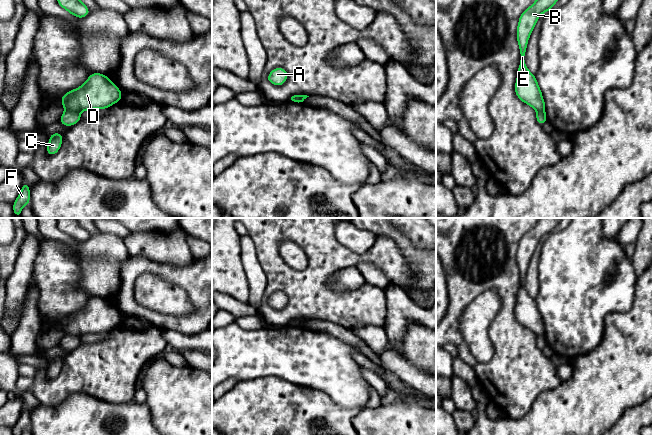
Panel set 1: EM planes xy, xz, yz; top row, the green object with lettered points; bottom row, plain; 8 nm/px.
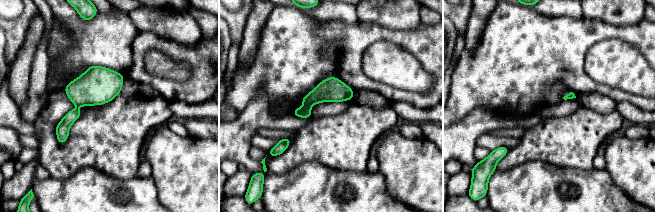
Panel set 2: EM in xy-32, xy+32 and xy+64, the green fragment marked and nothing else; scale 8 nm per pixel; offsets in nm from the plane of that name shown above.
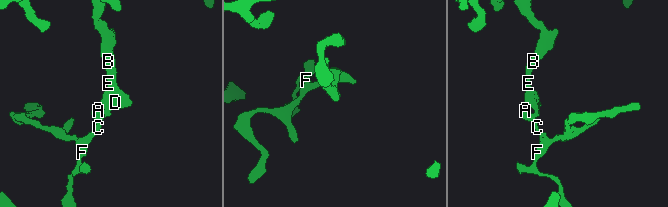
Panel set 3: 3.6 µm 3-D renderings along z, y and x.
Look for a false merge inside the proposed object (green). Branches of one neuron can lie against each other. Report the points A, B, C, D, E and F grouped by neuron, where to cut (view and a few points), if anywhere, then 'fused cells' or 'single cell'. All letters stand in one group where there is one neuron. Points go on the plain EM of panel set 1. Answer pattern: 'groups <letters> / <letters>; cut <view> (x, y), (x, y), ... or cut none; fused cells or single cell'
groups A C F / B D E; cut xy (66, 333), (79, 336); fused cells

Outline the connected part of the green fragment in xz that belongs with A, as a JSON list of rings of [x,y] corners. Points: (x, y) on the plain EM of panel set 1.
[[[279,291],[279,292],[273,293],[269,297],[267,304],[271,308],[280,310],[286,306],[287,302],[288,302],[287,295],[284,292]]]

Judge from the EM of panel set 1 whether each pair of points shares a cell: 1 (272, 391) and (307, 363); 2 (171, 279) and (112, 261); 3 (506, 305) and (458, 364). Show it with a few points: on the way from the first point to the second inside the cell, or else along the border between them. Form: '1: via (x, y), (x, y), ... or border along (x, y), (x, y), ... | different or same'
1: border along (263, 376), (279, 376), (308, 388) | different
2: border along (144, 256), (127, 256), (123, 260), (119, 287) | different
3: border along (458, 357), (473, 368), (477, 377) | different

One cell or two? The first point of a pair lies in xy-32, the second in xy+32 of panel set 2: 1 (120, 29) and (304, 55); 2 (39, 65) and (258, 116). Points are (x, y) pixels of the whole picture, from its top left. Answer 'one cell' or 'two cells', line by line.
1: two cells
2: one cell

